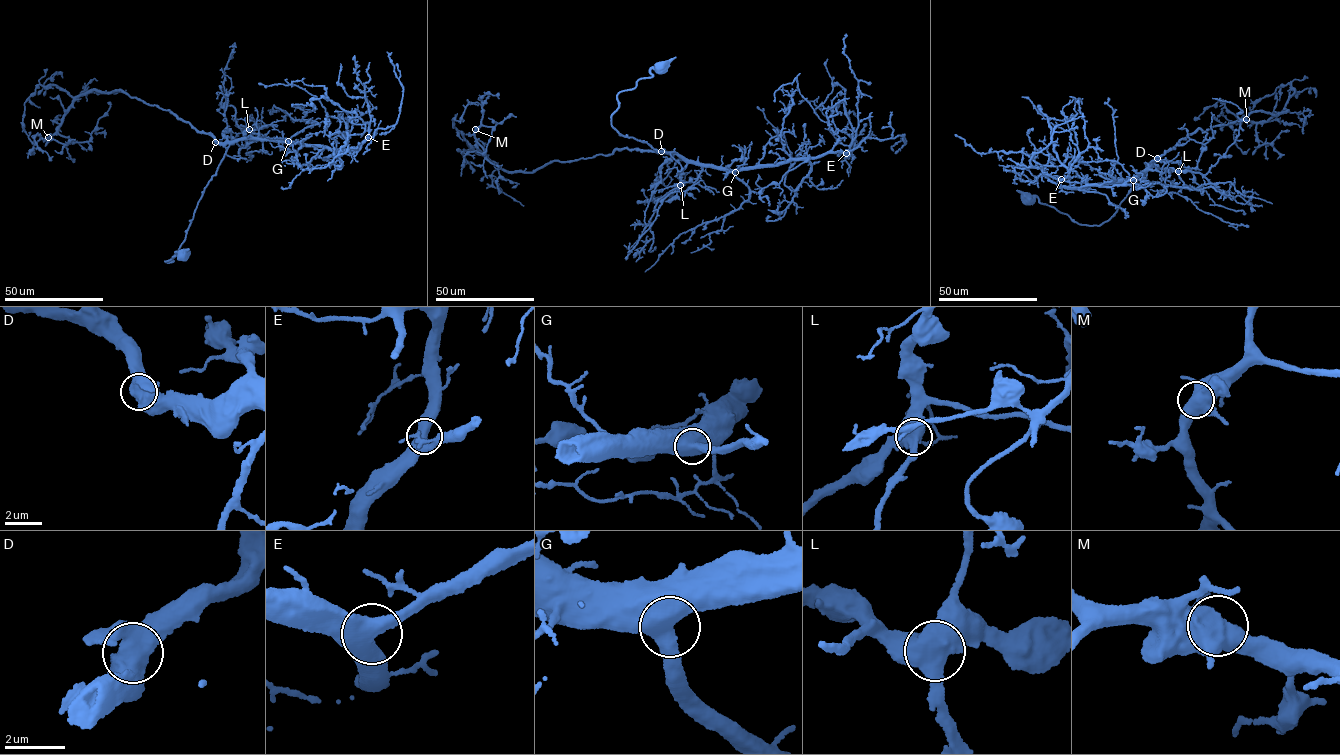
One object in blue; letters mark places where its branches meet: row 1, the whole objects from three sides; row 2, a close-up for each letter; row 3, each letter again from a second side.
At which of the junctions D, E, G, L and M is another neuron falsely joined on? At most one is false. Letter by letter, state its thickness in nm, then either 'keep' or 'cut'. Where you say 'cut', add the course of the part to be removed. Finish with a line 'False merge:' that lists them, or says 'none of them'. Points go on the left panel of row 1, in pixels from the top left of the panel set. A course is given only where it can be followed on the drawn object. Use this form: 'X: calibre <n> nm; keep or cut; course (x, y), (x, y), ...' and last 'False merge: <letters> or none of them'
D: calibre 600 nm; keep
E: calibre 440 nm; keep
G: calibre 600 nm; keep
L: calibre 650 nm; keep
M: calibre 550 nm; keep
False merge: none of them

